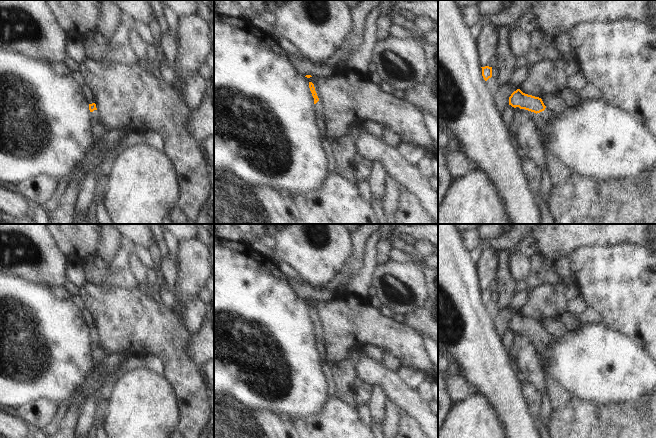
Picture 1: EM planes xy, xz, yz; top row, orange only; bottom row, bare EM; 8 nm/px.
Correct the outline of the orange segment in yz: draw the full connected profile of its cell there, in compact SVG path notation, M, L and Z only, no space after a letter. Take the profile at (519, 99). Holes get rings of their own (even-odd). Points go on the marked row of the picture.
M520 89L514 91L509 97L509 105L520 109L525 109L536 114L542 144L546 154L546 168L550 175L552 186L556 187L562 183L571 173L571 169L562 161L557 159L547 148L547 136L549 134L549 124L554 117L552 111L548 110L539 97L523 93Z

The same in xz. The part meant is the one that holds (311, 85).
M309 82L309 88L310 91L312 93L312 96L314 98L314 104L315 104L315 113L317 115L323 116L323 106L322 104L319 102L319 98L317 96L317 93L315 91L315 87L314 84L312 82Z

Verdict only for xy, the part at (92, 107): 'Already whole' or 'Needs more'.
Needs more.

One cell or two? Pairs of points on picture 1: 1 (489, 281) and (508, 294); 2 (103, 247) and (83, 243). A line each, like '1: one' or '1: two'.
1: two
2: two

